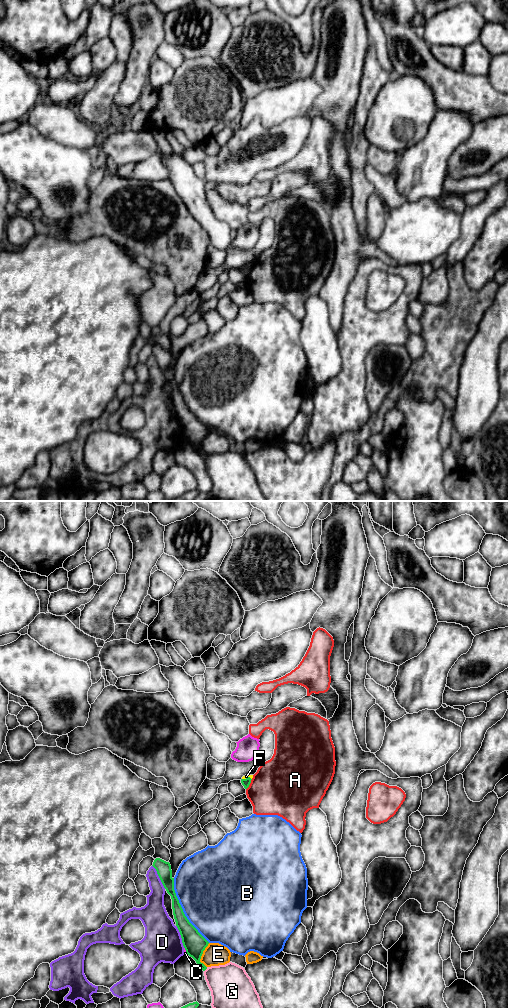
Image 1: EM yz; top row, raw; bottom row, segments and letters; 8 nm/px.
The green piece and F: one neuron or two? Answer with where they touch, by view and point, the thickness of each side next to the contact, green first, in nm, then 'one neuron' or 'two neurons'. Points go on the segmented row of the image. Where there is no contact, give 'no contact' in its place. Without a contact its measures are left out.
meets green in yz at (246, 778); 70 nm thick on the green side, 30 nm on the other; two neurons

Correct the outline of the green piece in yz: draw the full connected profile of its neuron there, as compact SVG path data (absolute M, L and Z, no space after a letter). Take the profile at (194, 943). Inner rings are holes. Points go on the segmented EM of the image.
M156 858L152 865L172 899L173 915L176 926L180 932L183 946L187 955L192 957L200 968L205 971L207 967L200 962L203 951L209 942L198 932L198 930L189 922L179 903L174 890L174 878L172 877L171 865L160 858Z

